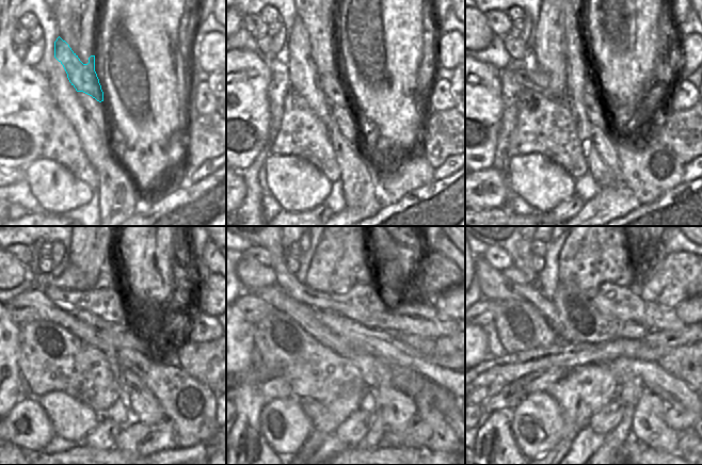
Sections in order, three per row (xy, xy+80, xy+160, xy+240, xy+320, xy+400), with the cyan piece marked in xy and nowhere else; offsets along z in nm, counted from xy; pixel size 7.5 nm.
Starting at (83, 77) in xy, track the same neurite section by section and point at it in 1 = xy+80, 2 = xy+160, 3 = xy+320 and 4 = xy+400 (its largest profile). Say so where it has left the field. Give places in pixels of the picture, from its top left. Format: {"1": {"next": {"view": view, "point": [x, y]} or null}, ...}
{"1": {"next": {"view": "xy+80", "point": [326, 60]}}, "2": {"next": {"view": "xy+160", "point": [648, 167]}}, "3": {"next": {"view": "xy+320", "point": [443, 439]}}, "4": {"next": {"view": "xy+400", "point": [682, 443]}}}

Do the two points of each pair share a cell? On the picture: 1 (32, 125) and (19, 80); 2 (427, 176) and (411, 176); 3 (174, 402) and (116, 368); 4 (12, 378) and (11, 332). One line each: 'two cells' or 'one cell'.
1: one cell
2: one cell
3: two cells
4: one cell

